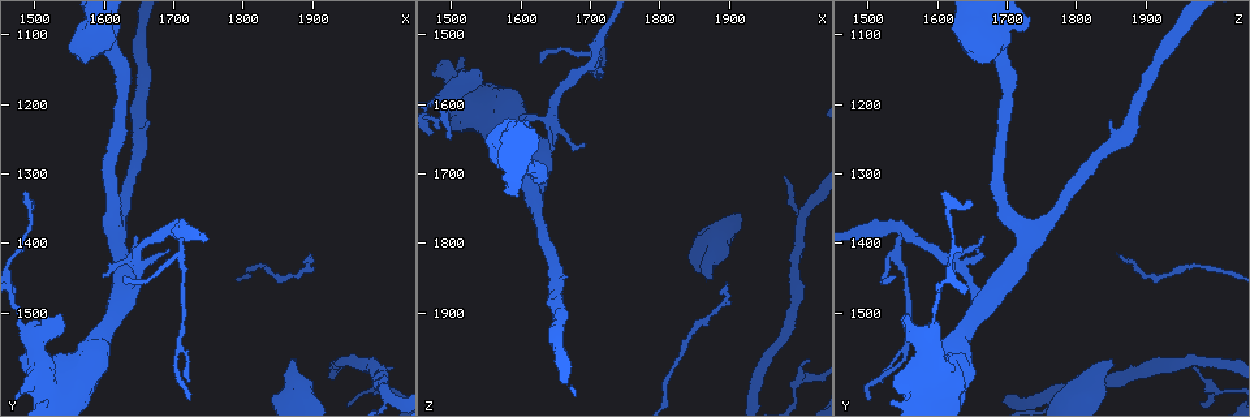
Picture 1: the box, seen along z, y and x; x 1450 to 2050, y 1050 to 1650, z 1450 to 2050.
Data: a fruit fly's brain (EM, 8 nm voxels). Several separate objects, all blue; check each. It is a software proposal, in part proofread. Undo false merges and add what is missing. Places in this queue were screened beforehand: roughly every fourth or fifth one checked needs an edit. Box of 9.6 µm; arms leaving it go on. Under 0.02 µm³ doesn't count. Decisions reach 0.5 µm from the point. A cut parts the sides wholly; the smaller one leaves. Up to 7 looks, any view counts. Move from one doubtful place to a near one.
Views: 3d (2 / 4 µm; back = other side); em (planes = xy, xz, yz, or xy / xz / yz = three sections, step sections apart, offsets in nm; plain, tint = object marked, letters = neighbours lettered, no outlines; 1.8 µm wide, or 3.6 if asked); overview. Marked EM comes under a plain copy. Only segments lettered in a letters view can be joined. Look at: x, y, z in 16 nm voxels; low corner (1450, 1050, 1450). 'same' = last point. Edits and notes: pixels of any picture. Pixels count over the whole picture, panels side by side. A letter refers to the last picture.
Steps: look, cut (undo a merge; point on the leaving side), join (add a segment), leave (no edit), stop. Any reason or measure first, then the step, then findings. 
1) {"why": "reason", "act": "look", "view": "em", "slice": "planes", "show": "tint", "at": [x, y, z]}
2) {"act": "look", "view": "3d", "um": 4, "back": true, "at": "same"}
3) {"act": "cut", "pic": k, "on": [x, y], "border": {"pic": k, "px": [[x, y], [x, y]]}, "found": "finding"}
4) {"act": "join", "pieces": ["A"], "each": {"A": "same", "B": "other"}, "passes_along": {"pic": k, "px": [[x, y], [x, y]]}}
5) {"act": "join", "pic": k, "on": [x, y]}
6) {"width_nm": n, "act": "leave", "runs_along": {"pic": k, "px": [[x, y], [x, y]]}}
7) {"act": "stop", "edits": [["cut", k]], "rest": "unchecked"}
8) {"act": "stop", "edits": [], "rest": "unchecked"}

{"why": "branch stops here", "act": "look", "view": "3d", "um": 4, "at": [1870, 1570, 1855]}

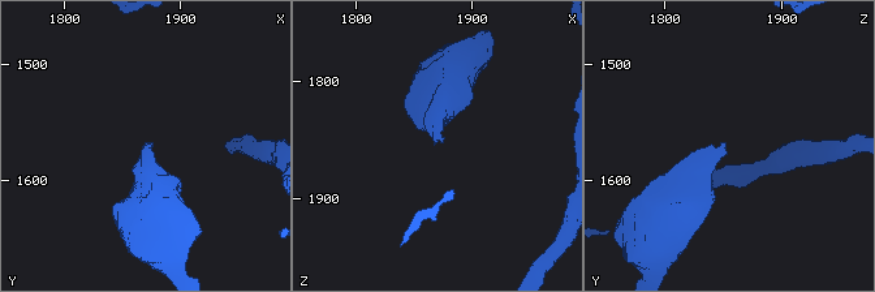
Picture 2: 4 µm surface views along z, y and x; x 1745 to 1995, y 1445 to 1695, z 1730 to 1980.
{"act": "look", "view": "em", "slice": "planes", "show": "letters", "at": [1876, 1572, 1852]}

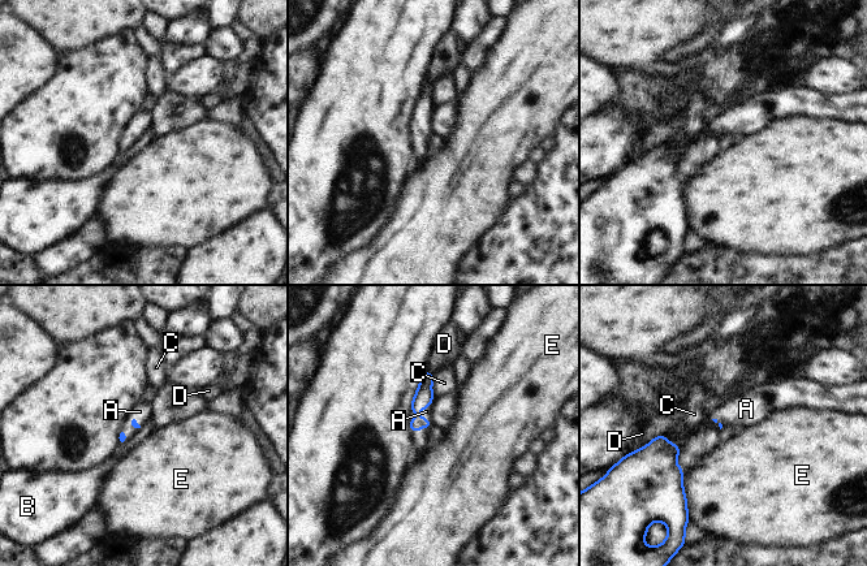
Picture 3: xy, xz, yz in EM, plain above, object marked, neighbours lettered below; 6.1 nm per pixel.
{"act": "join", "pic": 3, "on": [426, 411], "each": {"A": "same", "B": "other", "C": "other", "D": "other", "E": "other"}, "passes_along": {"pic": 3, "px": [[423, 397], [418, 411], [426, 411]]}, "found": "the neuron continues"}

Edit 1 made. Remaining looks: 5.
{"act": "look", "view": "overview"}

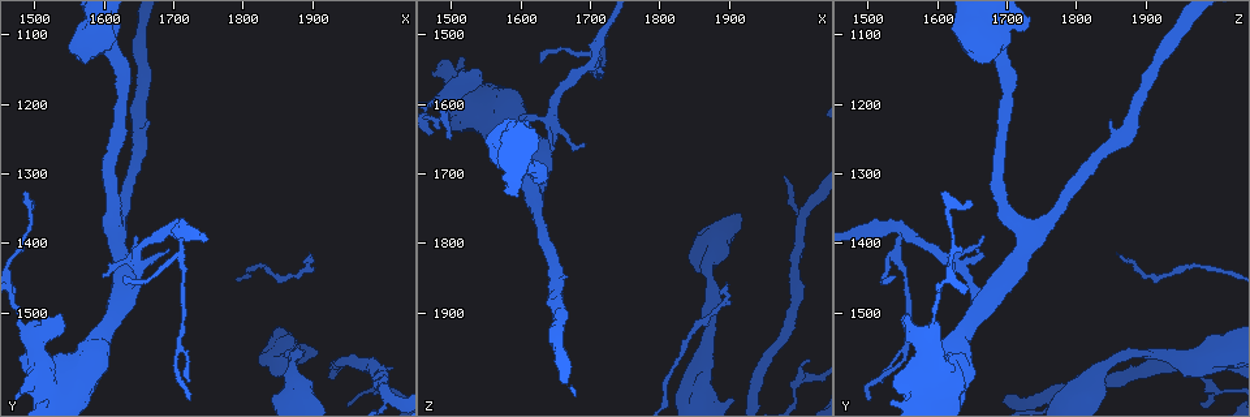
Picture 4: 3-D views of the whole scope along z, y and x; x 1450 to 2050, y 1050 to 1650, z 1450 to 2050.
{"why": "an open end", "act": "look", "view": "3d", "um": 4, "at": [1595, 1450, 1615]}

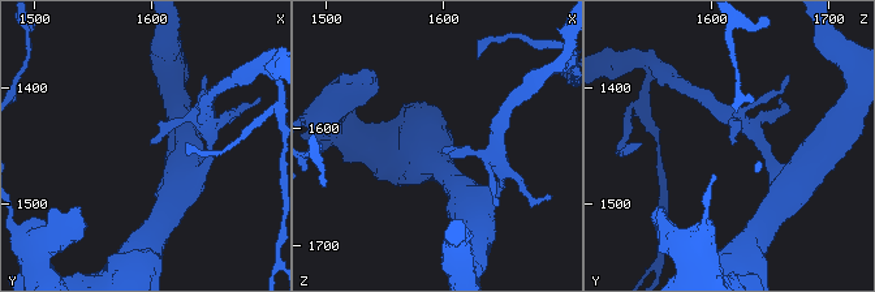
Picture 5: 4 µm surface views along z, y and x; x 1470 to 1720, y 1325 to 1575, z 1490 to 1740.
{"act": "look", "view": "em", "slice": "xz", "step": 16, "show": "tint", "at": [1598, 1446, 1616]}

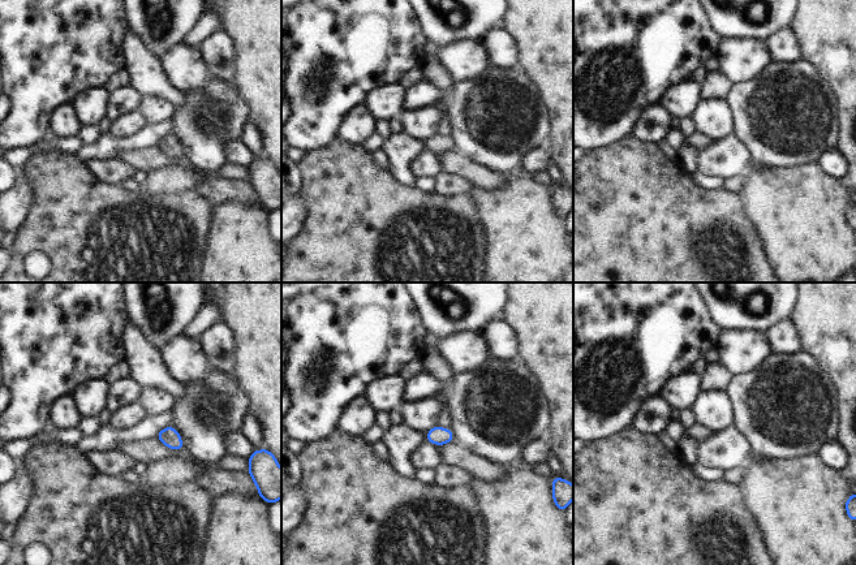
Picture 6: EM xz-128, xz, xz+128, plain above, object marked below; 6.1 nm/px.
{"why": "cut it another way", "act": "look", "view": "em", "slice": "xy", "step": 4, "show": "letters", "at": "same"}

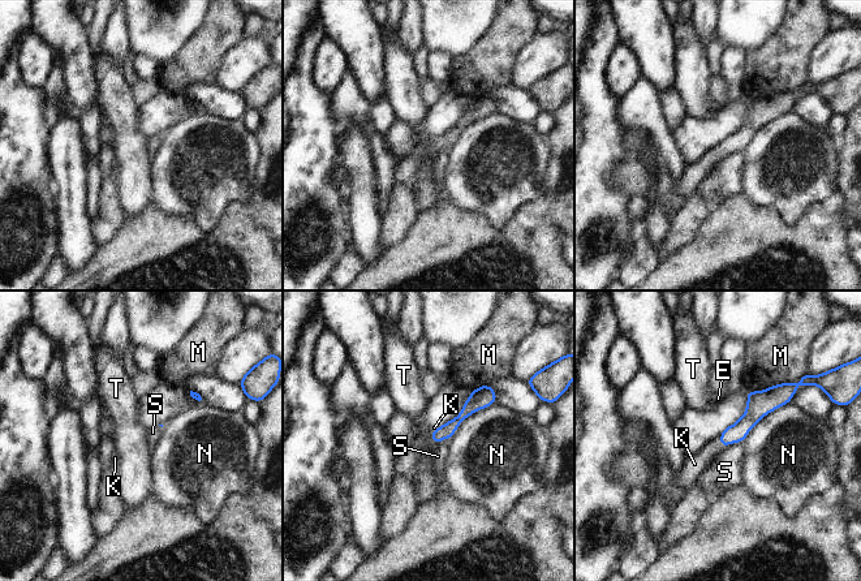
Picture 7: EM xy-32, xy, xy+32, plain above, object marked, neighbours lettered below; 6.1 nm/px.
{"act": "join", "pic": 7, "on": [694, 464], "each": {"E": "other", "K": "same", "M": "other", "N": "other", "S": "other", "T": "other"}, "passes_along": {"pic": 7, "px": [[736, 433], [720, 442], [694, 464]]}, "found": "the neuron continues"}

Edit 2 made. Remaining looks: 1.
{"act": "stop", "edits": [["join", 3], ["join", 7]], "rest": "unchecked"}

